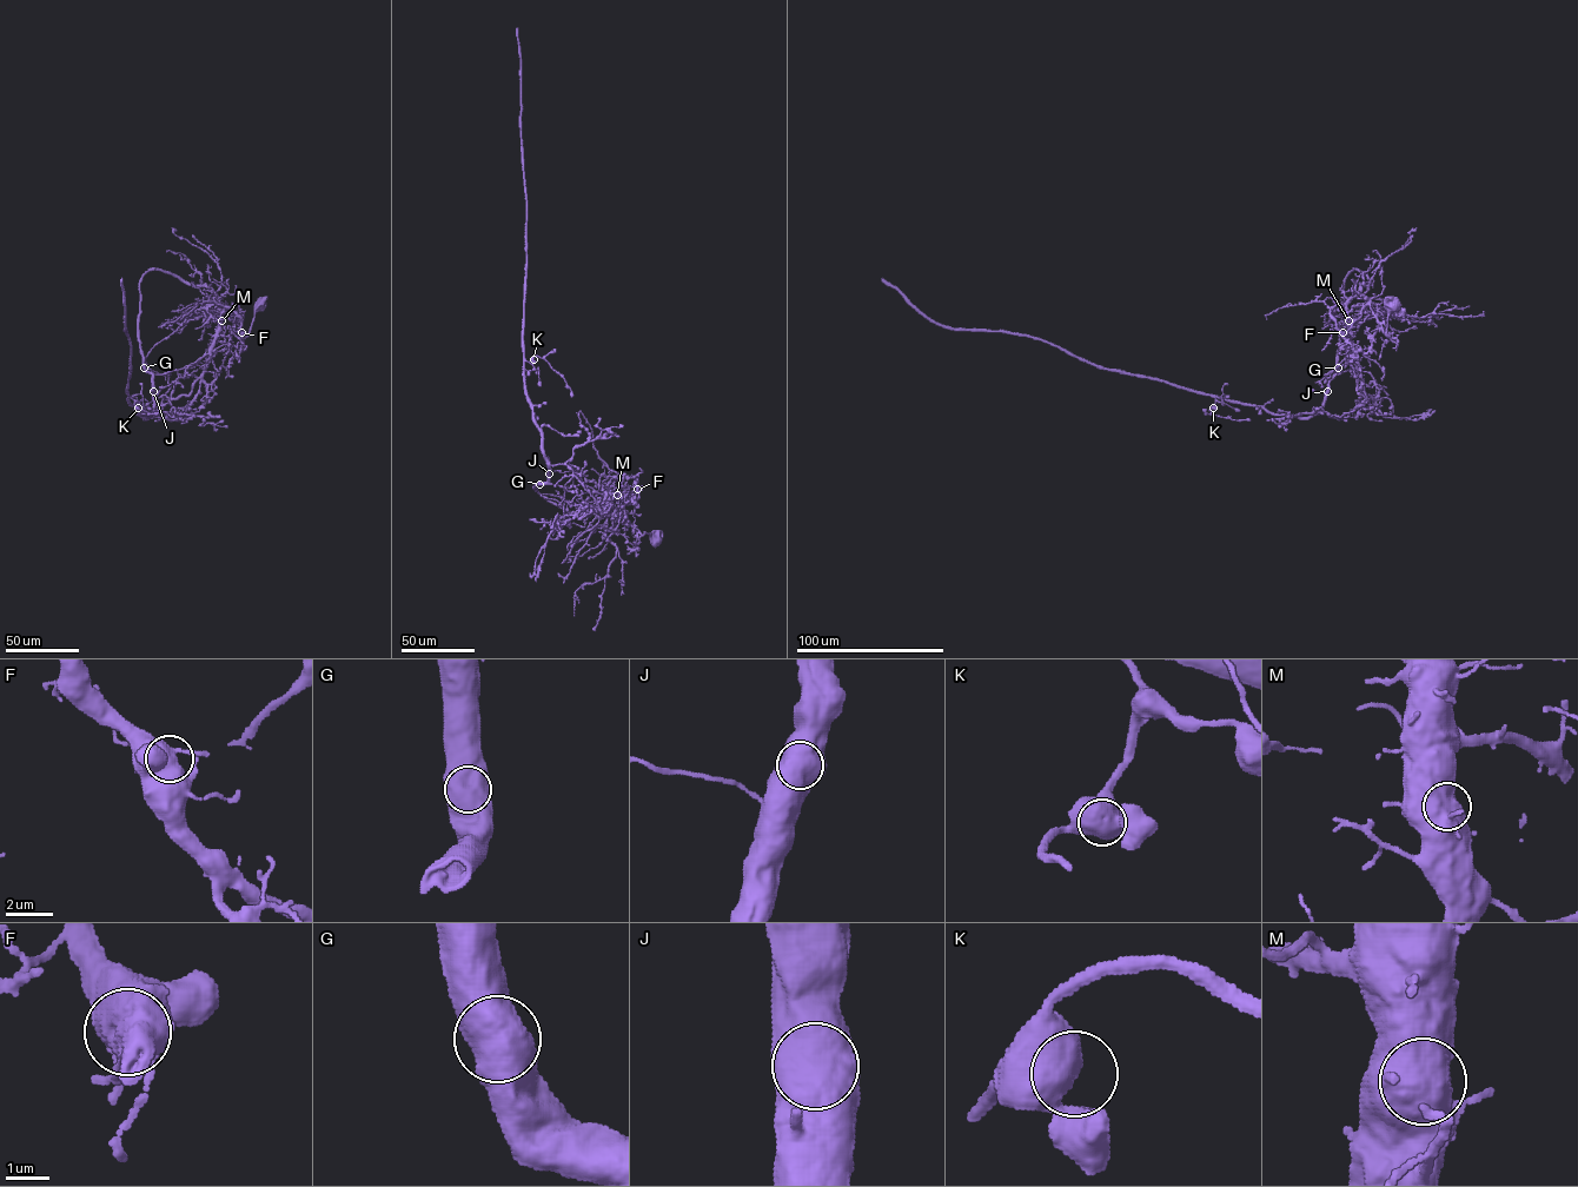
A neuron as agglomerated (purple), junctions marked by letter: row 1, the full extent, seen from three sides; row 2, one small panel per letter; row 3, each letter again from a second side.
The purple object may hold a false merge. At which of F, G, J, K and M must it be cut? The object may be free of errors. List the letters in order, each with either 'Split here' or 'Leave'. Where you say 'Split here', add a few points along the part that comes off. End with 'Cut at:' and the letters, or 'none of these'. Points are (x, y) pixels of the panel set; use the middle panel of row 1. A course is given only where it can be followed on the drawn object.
F: Leave
G: Leave
J: Leave
K: Leave
M: Leave
Cut at: none of these

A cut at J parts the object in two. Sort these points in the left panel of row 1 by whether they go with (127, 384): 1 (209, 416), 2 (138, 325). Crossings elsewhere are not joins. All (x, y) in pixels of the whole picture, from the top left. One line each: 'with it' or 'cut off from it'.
1: with it
2: cut off from it

